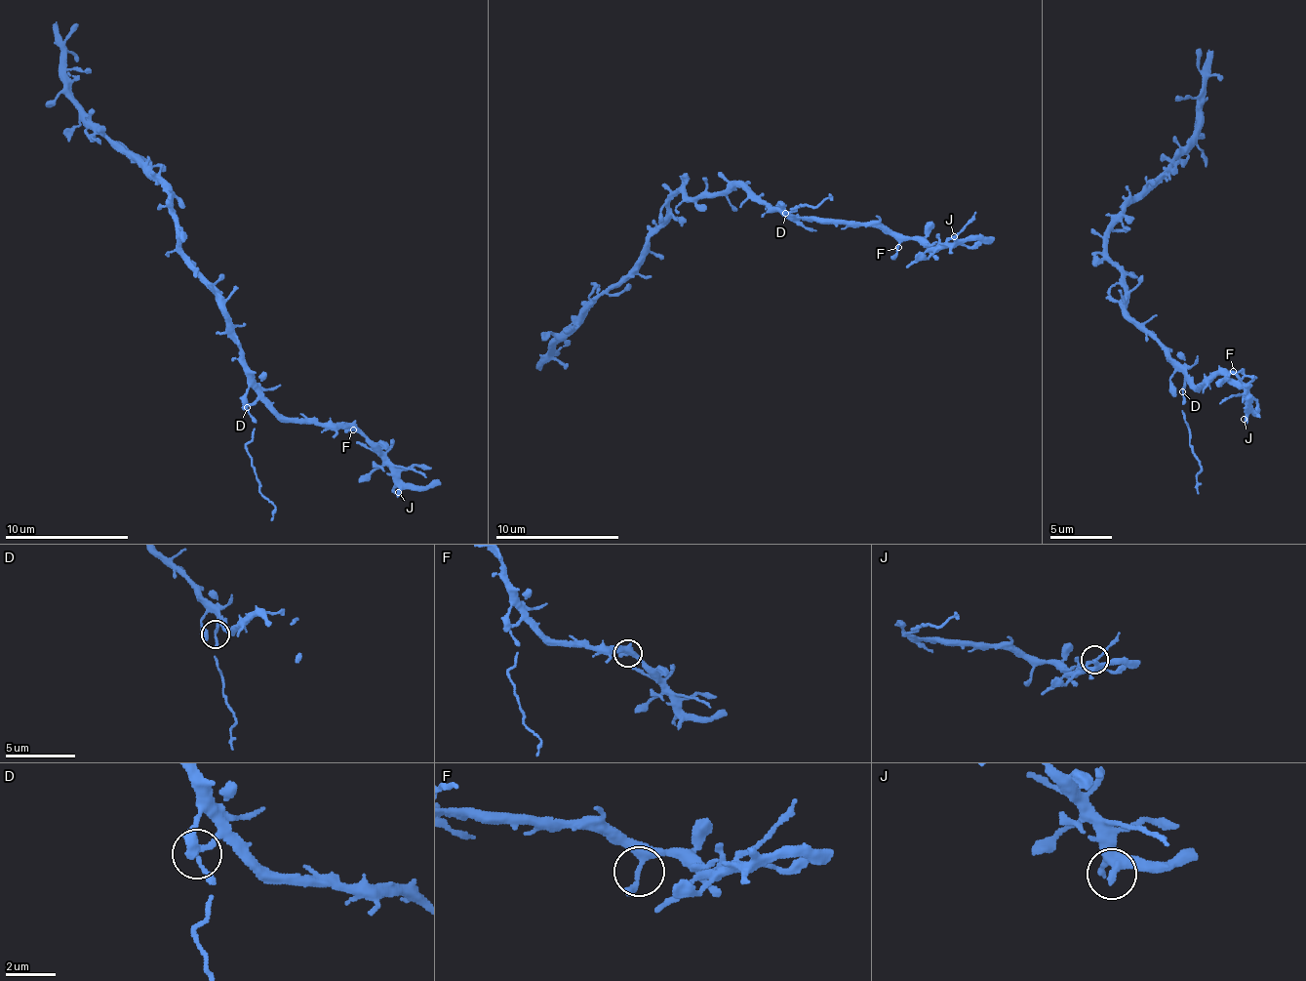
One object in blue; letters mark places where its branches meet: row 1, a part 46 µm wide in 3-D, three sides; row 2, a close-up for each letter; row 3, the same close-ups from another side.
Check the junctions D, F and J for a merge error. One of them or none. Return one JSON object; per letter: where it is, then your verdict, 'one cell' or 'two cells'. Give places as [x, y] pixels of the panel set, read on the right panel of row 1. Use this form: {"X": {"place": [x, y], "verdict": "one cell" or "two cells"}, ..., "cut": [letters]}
{"D": {"place": [1182, 391], "verdict": "two cells"}, "F": {"place": [1233, 371], "verdict": "one cell"}, "J": {"place": [1244, 419], "verdict": "one cell"}, "cut": ["D"]}

